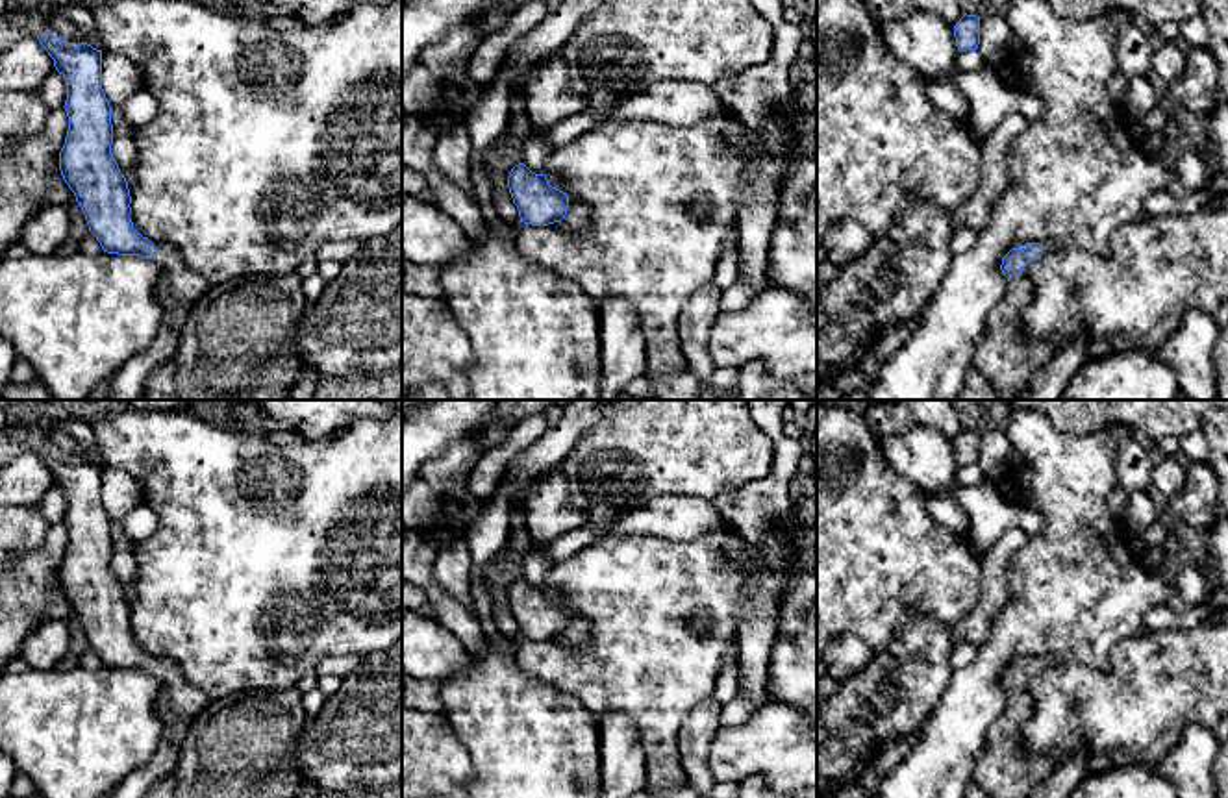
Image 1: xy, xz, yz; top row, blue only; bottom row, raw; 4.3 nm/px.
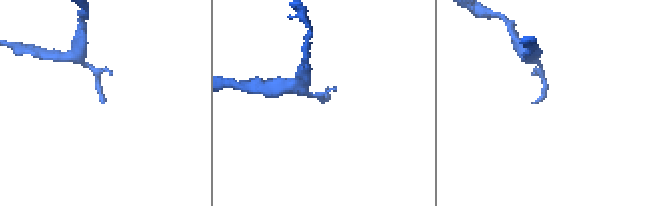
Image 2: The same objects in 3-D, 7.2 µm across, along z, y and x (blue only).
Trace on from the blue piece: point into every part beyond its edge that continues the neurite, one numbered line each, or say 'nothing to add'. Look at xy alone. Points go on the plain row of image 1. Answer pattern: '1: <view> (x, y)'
1: xy (178, 702)

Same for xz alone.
1: xz (576, 634)

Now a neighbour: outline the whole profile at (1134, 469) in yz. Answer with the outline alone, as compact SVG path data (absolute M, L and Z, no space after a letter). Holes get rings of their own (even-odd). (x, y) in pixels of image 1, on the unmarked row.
M1132 437L1119 444L1115 454L1115 468L1119 487L1122 487L1126 493L1148 493L1154 487L1154 465L1148 454Z

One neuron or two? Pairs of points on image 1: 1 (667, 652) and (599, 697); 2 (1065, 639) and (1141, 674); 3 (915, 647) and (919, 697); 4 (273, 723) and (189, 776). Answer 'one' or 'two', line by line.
1: one
2: two
3: one
4: one

